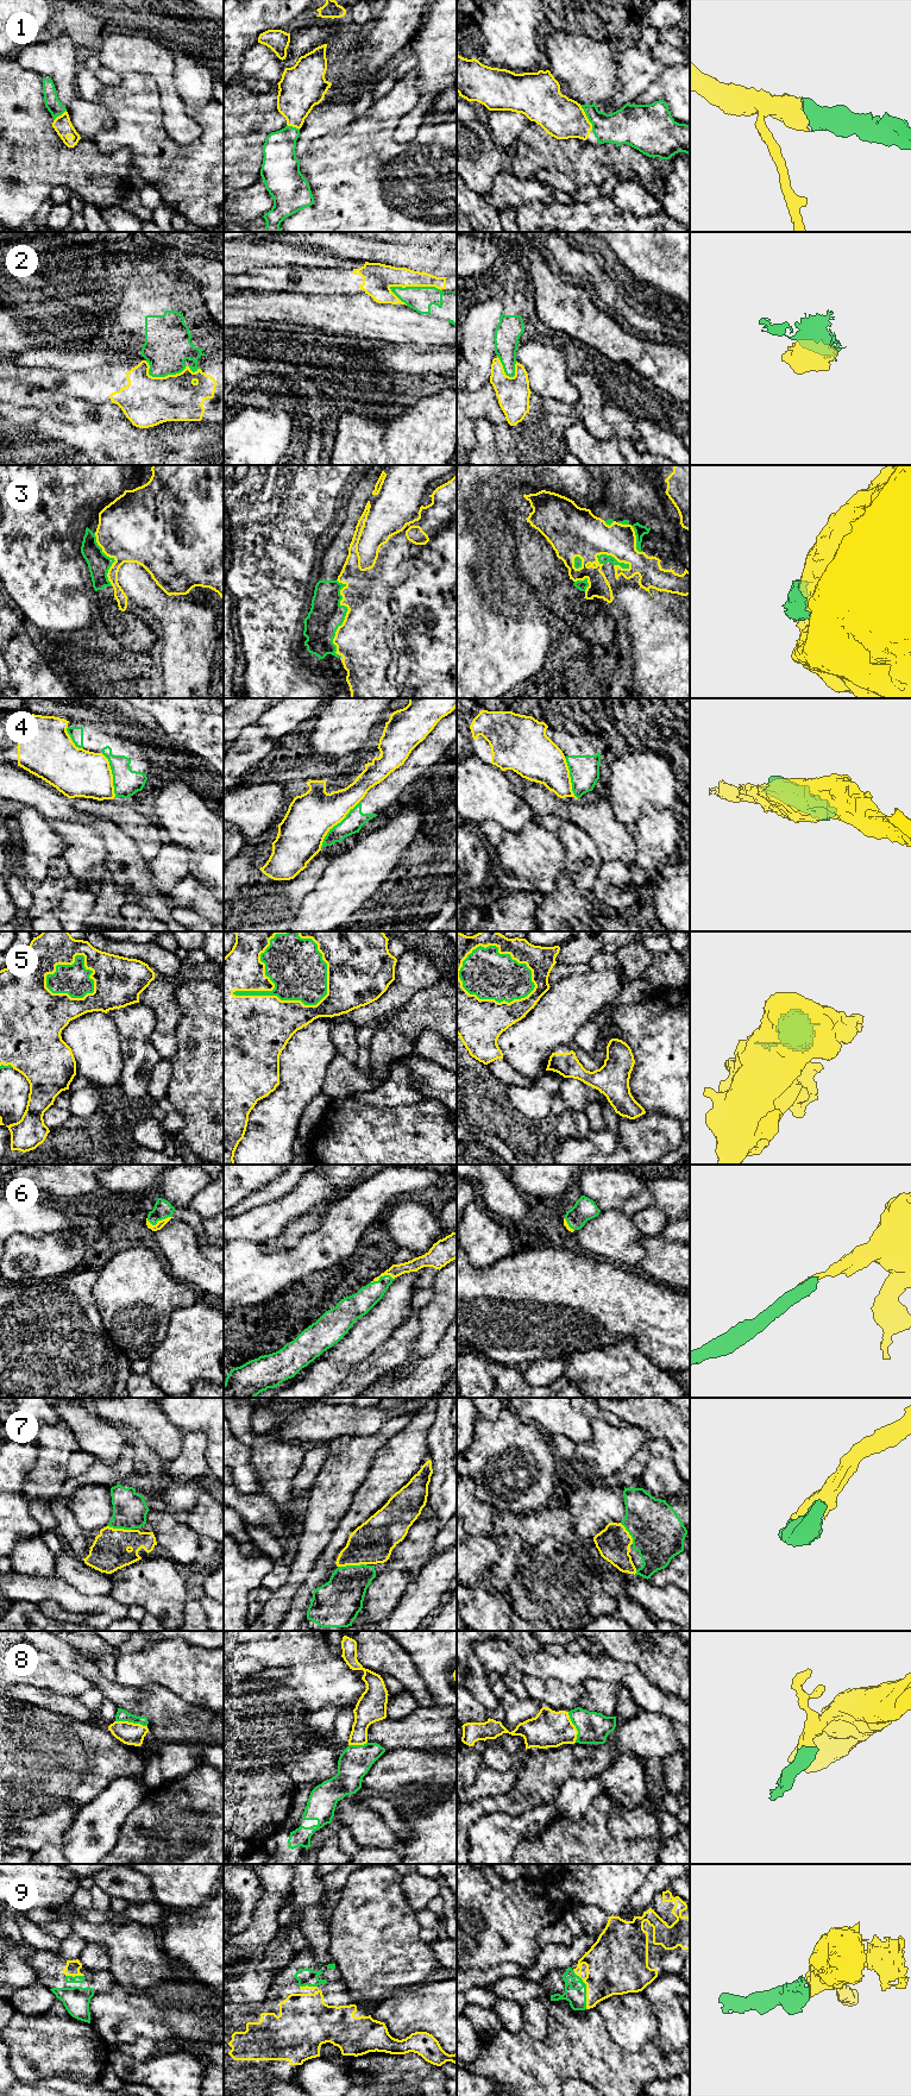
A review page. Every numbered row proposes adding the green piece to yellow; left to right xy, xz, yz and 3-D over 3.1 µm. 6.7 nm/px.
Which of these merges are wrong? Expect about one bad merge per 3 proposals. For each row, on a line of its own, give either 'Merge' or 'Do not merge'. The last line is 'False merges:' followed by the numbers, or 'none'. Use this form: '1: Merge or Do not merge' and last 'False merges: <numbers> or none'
1: Merge
2: Do not merge
3: Do not merge
4: Do not merge
5: Merge
6: Merge
7: Merge
8: Merge
9: Merge
False merges: 2, 3, 4

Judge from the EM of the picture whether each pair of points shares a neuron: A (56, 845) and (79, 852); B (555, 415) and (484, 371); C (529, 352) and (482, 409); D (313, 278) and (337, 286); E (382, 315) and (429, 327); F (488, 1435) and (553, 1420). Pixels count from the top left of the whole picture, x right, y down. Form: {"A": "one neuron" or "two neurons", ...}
{"A": "two neurons", "B": "one neuron", "C": "two neurons", "D": "one neuron", "E": "one neuron", "F": "two neurons"}

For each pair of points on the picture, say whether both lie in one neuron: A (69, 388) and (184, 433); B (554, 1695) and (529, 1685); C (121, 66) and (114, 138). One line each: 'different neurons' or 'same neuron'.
A: different neurons
B: same neuron
C: different neurons

